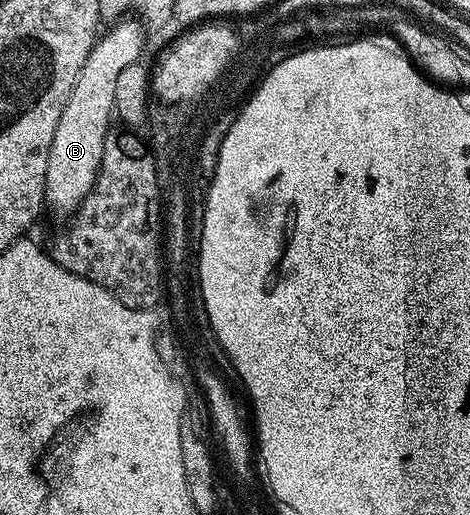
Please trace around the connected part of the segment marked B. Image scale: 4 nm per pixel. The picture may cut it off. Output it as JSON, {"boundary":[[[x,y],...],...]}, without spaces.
{"boundary":[[[118,20],[113,23],[110,31],[103,33],[97,39],[88,52],[88,60],[84,60],[84,68],[80,68],[80,76],[76,76],[76,84],[64,104],[64,112],[60,112],[60,124],[56,124],[56,136],[52,136],[52,148],[48,152],[48,168],[46,169],[46,200],[45,205],[50,206],[58,214],[73,215],[78,206],[92,192],[96,184],[98,169],[104,156],[104,148],[108,145],[106,133],[110,130],[110,118],[115,117],[114,101],[116,100],[116,80],[128,64],[139,61],[143,57],[142,45],[146,38],[142,35],[141,21],[126,22],[127,20]]]}

